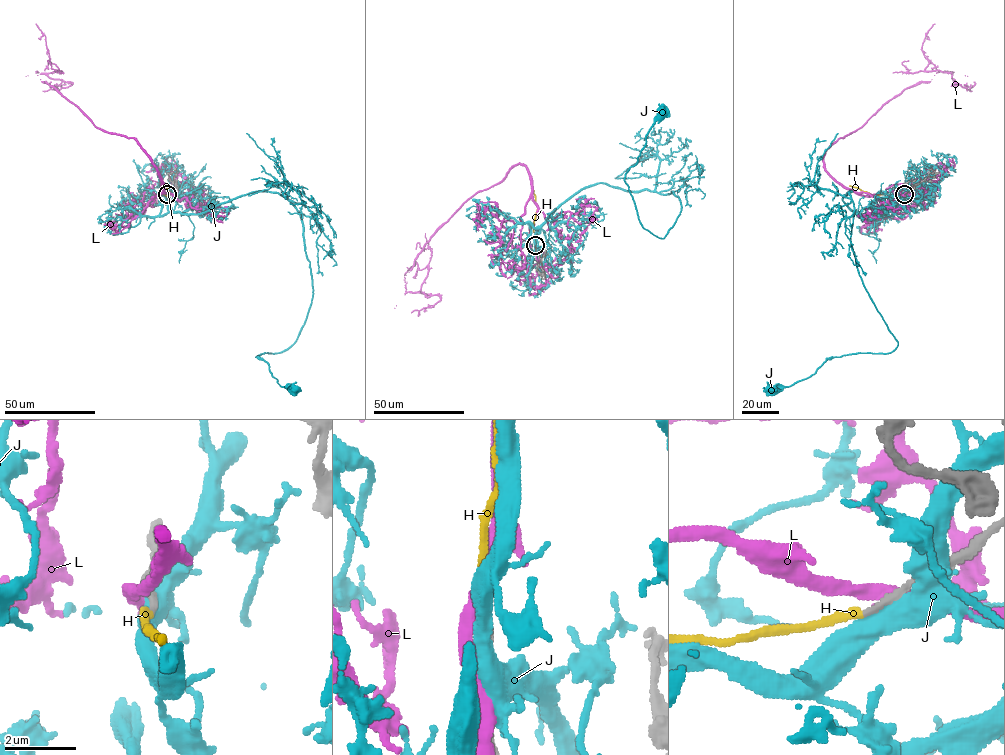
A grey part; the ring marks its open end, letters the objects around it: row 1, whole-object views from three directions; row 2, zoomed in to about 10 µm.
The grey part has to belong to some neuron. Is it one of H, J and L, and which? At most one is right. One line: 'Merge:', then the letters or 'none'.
Merge: H

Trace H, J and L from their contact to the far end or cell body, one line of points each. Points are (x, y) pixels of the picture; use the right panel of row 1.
H: (904, 194), (870, 194), (849, 186)
J: (906, 194), (874, 213), (842, 198), (850, 191), (857, 271), (897, 346), (830, 357), (771, 390)
L: (907, 193), (845, 188), (825, 170), (823, 154), (903, 90), (952, 73), (925, 70), (922, 45), (934, 23)

